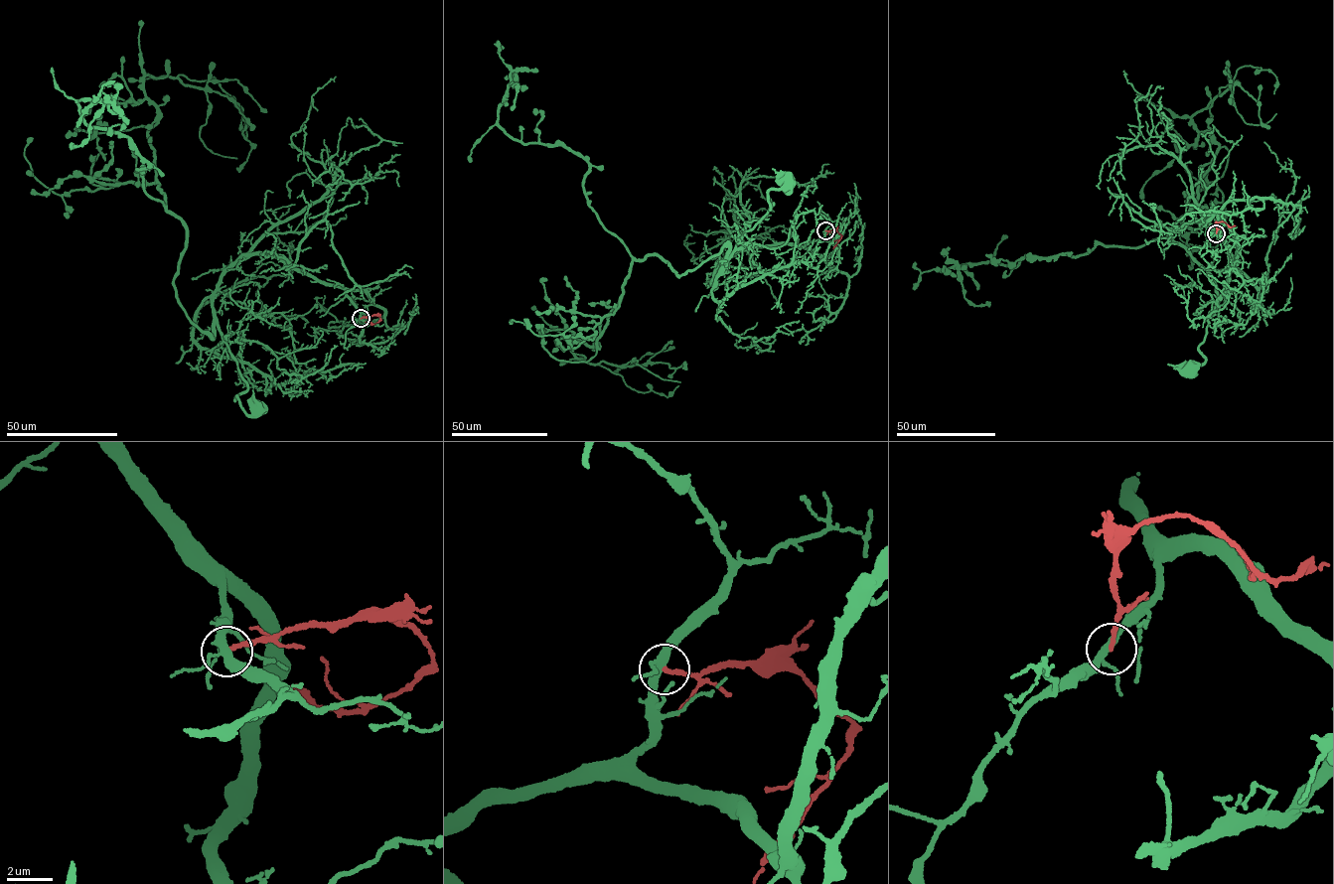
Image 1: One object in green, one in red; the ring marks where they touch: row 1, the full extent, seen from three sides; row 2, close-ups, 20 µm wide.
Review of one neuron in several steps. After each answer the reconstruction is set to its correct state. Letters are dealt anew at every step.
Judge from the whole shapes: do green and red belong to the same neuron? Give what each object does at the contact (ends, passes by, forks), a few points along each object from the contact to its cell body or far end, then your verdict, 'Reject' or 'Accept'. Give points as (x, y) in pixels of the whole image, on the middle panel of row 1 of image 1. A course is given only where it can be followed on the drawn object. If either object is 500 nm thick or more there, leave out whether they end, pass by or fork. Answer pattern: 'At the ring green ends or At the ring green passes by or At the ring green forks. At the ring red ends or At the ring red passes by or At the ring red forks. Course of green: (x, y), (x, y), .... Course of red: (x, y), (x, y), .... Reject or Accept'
At the ring green forks. At the ring red ends. Course of green: (825, 230), (805, 244), (739, 249), (715, 269), (712, 283), (743, 234), (773, 207), (769, 191), (789, 179). Course of red: (825, 230), (837, 230), (841, 234), (832, 248). Reject

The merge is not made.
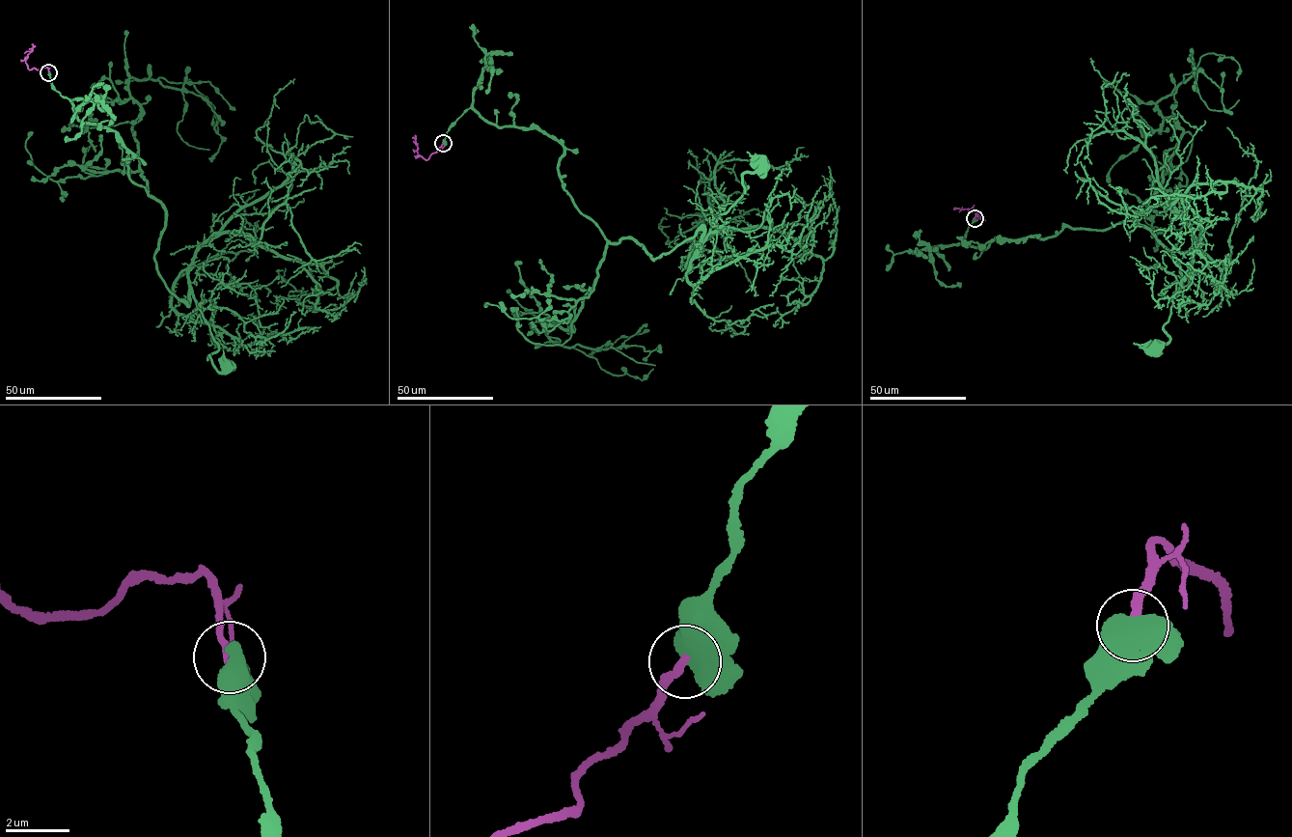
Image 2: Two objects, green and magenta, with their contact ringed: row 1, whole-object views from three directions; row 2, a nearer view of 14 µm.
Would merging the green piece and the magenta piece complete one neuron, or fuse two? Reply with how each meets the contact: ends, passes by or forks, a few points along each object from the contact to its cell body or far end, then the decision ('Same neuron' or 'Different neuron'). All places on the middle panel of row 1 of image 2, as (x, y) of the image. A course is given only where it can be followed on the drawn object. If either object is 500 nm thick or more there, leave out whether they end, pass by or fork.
Course of green: (443, 143), (470, 108), (548, 134), (574, 207), (652, 258), (700, 229), (701, 245), (763, 162). Course of magenta: (443, 143), (426, 159), (418, 156), (415, 134). Different neuron

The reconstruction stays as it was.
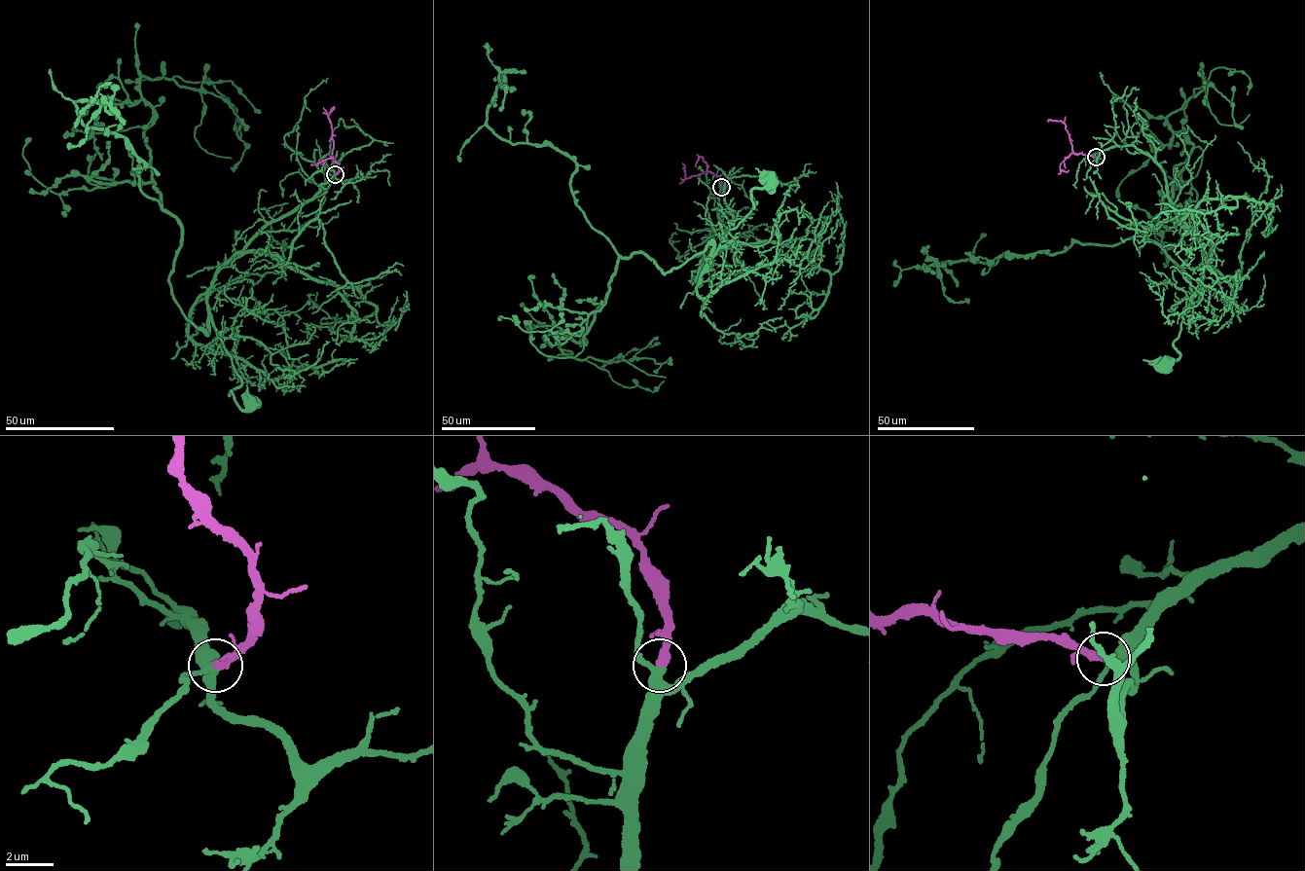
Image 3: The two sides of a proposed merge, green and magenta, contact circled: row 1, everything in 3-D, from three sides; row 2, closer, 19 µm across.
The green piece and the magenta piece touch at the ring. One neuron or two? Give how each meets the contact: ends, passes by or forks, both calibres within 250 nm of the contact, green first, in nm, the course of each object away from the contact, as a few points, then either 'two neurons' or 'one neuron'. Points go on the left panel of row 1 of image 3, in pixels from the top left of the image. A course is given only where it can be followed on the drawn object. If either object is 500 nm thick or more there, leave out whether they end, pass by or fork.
green forks | magenta ends | 280/360 nm | green via (335, 174), (209, 289), (211, 324), (241, 380), (229, 394), (254, 405) | magenta via (335, 174), (340, 169), (332, 153), (334, 142), (328, 117), (332, 107) | one neuron

